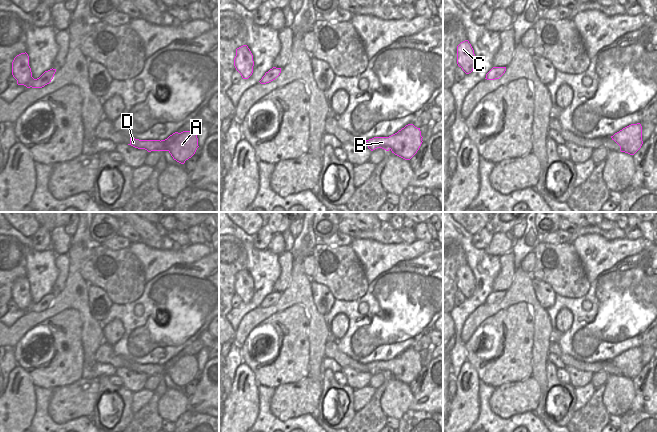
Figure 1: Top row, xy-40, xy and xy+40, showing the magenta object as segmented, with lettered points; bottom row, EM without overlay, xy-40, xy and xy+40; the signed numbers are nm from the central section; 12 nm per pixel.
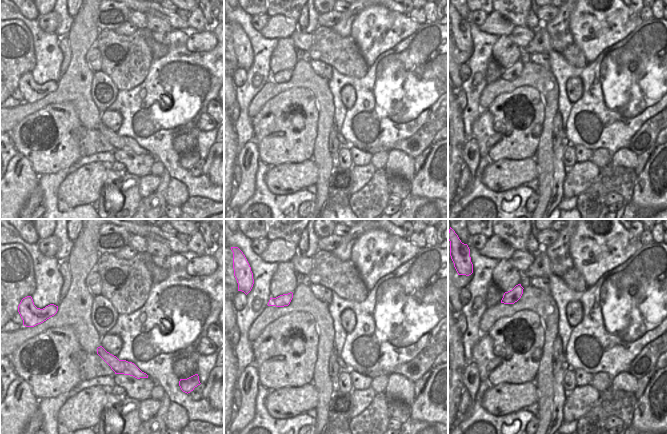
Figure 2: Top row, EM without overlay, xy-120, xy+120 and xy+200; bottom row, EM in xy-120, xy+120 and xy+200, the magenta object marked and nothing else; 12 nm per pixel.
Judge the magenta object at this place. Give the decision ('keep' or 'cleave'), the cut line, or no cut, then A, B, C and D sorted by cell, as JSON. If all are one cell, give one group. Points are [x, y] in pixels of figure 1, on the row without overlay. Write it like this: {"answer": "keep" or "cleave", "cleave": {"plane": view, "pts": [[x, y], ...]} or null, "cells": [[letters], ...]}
{"answer": "keep", "cleave": null, "cells": [["A", "B", "C", "D"]]}

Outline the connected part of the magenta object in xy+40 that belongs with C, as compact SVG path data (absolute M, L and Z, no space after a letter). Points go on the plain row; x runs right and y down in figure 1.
M468 264L457 270L457 288L466 298L471 297L475 291L476 280Z

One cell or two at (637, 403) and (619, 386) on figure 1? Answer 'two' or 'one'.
two

